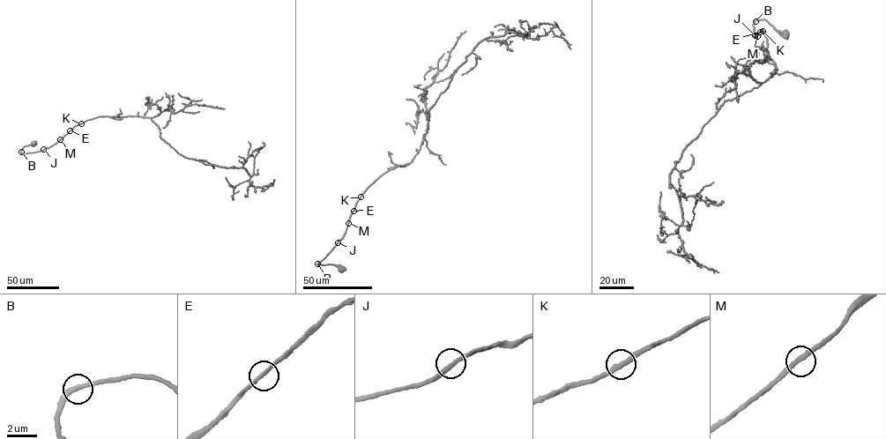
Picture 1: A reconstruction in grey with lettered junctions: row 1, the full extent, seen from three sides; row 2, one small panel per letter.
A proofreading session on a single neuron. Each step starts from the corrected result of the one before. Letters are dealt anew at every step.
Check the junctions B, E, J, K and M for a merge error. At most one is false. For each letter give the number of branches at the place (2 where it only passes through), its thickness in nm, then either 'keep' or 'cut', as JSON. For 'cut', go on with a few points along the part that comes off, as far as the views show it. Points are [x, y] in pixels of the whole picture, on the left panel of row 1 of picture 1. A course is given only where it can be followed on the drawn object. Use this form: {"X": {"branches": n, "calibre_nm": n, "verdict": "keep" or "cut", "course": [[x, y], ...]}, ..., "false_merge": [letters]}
{"B": {"branches": 2, "calibre_nm": 280, "verdict": "keep"}, "E": {"branches": 2, "calibre_nm": 280, "verdict": "keep"}, "J": {"branches": 2, "calibre_nm": 280, "verdict": "keep"}, "K": {"branches": 2, "calibre_nm": 280, "verdict": "keep"}, "M": {"branches": 2, "calibre_nm": 280, "verdict": "keep"}, "false_merge": []}

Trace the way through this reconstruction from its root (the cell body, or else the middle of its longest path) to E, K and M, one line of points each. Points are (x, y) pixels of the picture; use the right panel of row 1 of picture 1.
E: (784, 34), (763, 18), (753, 25), (756, 39), (760, 32)
K: (784, 34), (764, 19), (755, 21), (754, 35), (756, 39), (763, 31)
M: (784, 34), (763, 18), (755, 21), (754, 35), (756, 39), (757, 36)

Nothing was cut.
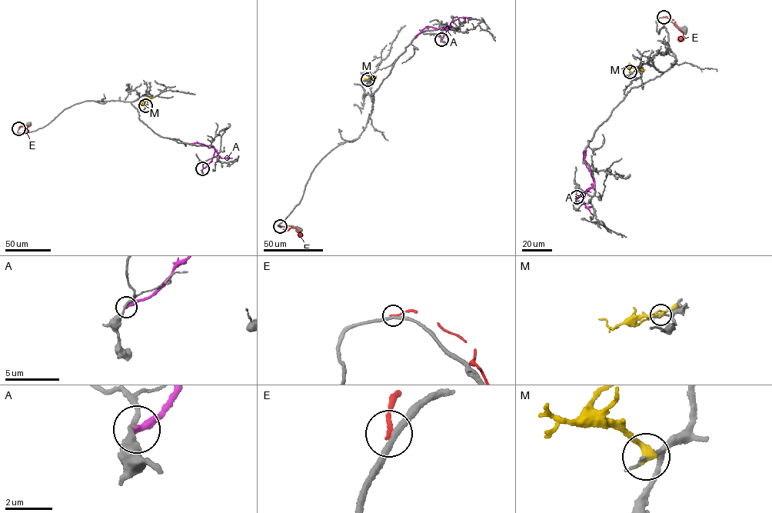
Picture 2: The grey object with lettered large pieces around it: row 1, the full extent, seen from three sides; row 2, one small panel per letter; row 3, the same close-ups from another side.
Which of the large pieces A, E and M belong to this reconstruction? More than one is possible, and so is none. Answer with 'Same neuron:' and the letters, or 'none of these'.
Same neuron: none of these

